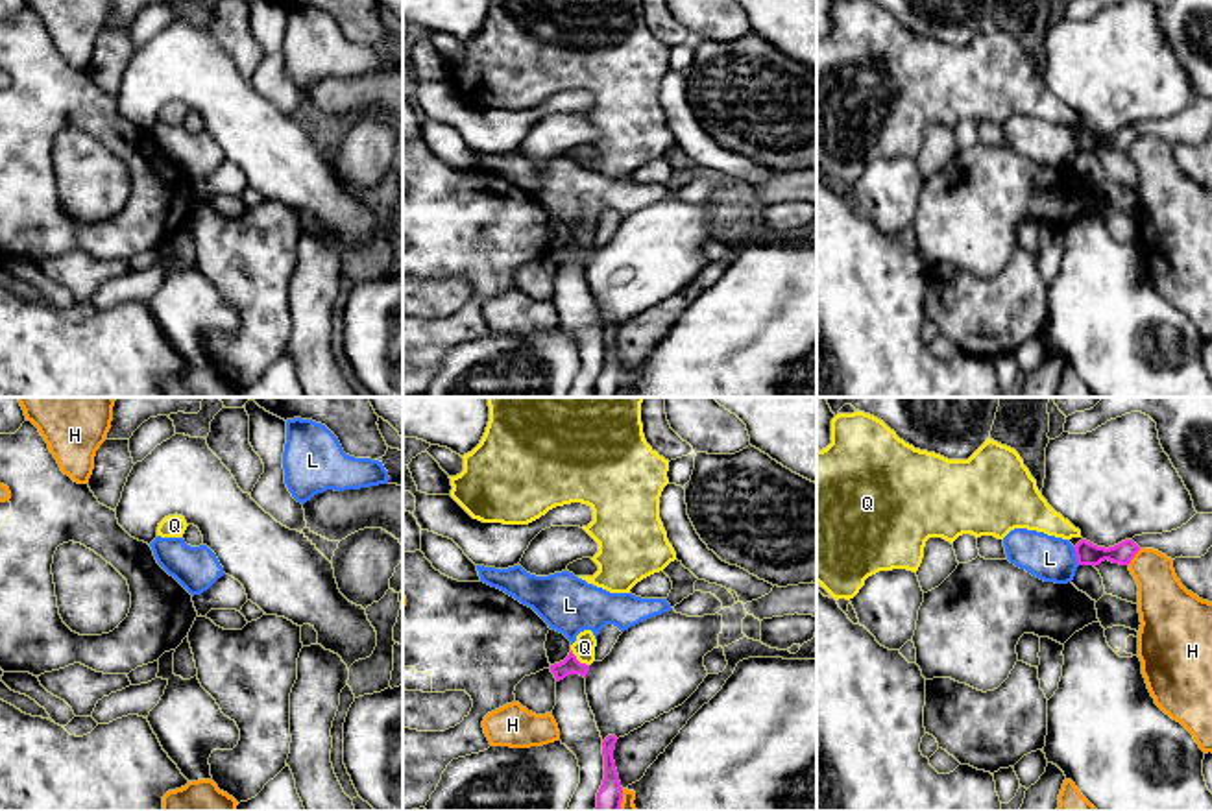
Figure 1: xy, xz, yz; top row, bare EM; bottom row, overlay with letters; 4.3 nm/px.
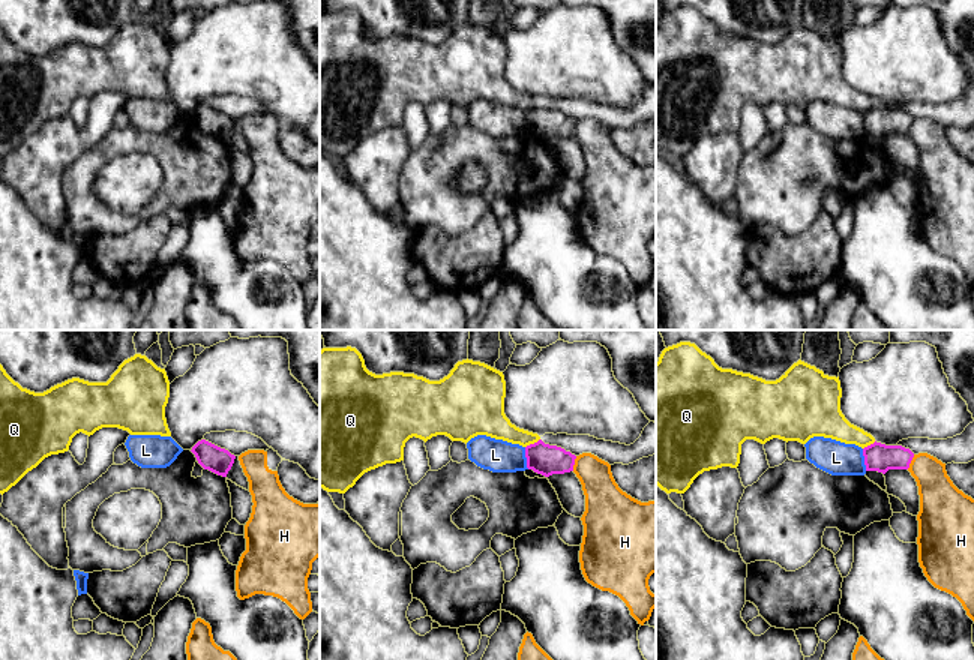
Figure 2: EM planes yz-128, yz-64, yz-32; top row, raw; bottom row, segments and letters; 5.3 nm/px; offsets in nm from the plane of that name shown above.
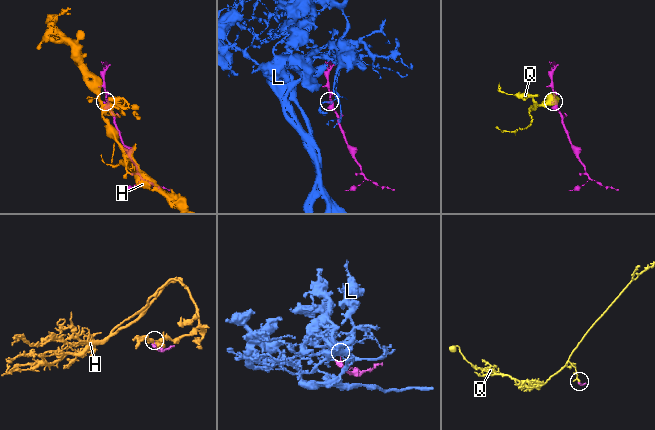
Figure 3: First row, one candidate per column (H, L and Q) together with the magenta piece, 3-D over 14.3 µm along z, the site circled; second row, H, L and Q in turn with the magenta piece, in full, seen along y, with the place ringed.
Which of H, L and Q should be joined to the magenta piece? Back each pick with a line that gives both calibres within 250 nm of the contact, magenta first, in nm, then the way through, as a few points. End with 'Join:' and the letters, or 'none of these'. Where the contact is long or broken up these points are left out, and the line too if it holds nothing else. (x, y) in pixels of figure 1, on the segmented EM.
Join: none of these

